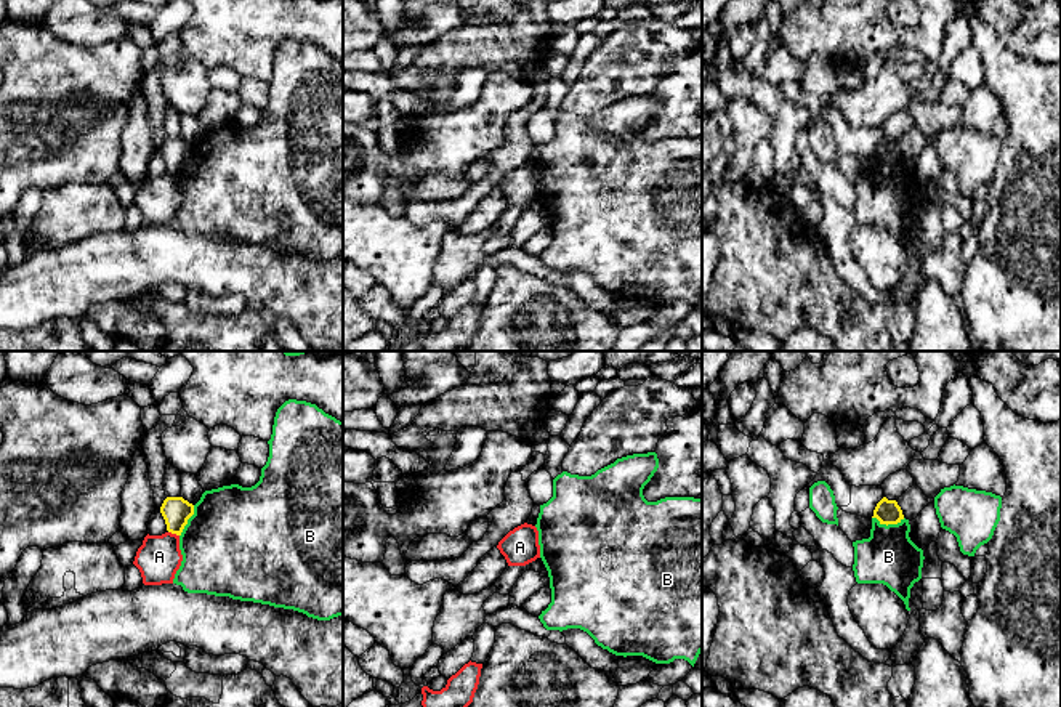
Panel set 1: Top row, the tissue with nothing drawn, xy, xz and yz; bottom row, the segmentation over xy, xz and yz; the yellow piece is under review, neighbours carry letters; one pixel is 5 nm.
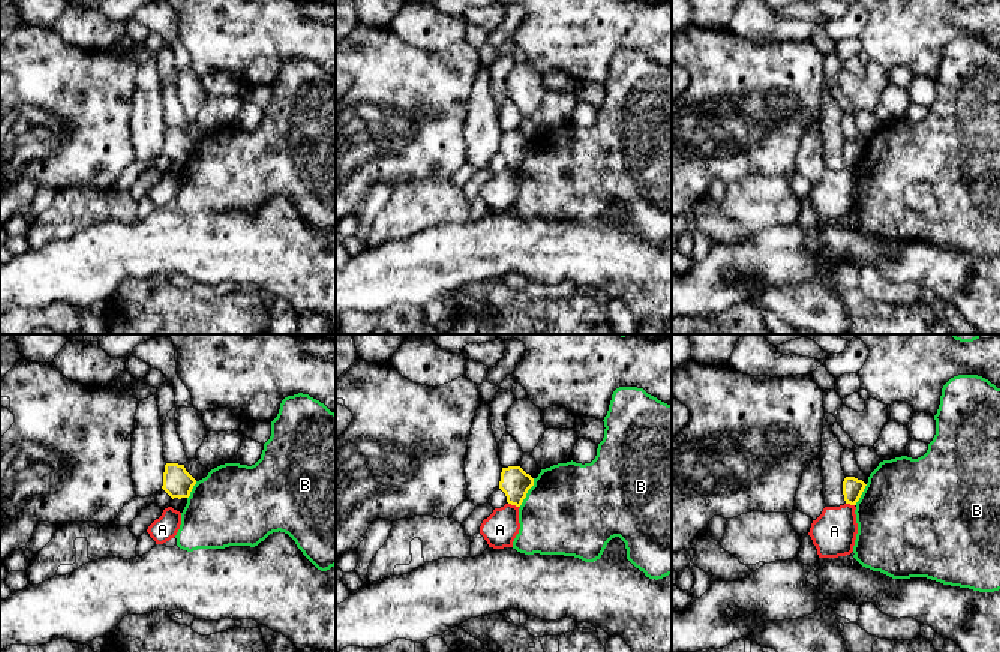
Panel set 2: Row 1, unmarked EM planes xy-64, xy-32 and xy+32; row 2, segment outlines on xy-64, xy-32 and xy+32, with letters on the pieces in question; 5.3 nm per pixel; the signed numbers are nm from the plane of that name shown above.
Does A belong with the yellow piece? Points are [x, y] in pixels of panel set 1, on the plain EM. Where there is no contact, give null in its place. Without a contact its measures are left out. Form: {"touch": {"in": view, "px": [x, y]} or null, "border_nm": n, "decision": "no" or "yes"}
{"touch": {"in": "xy", "px": [173, 173]}, "border_nm": 60, "decision": "no"}

